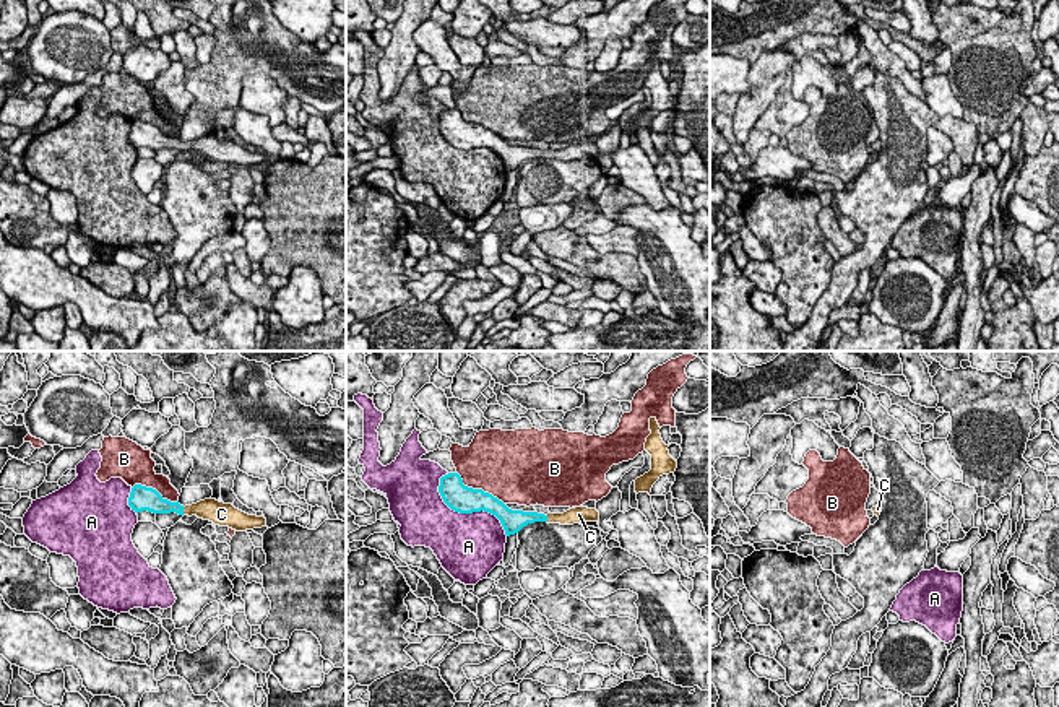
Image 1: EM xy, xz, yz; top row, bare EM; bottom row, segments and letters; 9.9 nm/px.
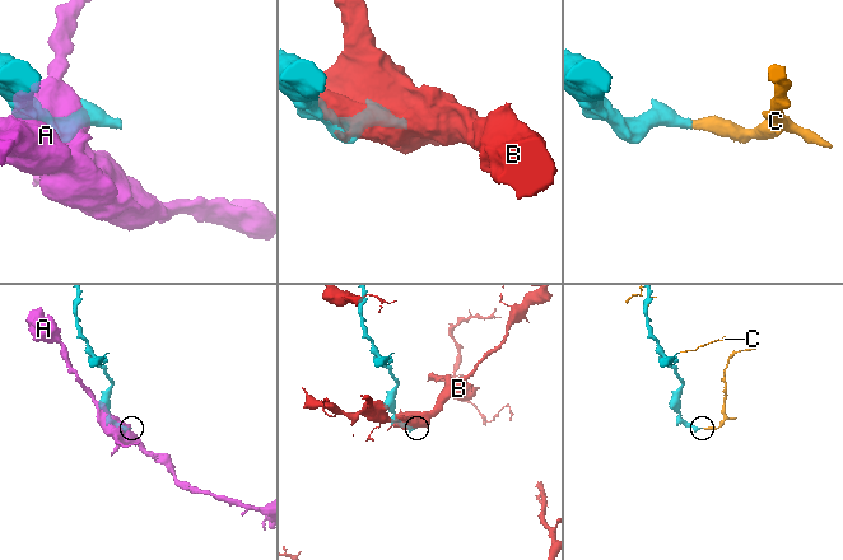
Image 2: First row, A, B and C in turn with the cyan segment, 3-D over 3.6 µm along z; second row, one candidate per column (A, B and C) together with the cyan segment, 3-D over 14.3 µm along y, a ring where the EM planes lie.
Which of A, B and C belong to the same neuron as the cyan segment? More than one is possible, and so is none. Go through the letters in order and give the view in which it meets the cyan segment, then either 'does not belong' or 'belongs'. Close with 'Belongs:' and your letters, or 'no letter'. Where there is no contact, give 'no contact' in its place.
A: xz | does not belong
B: xz | does not belong
C: xy | belongs
Belongs: C

